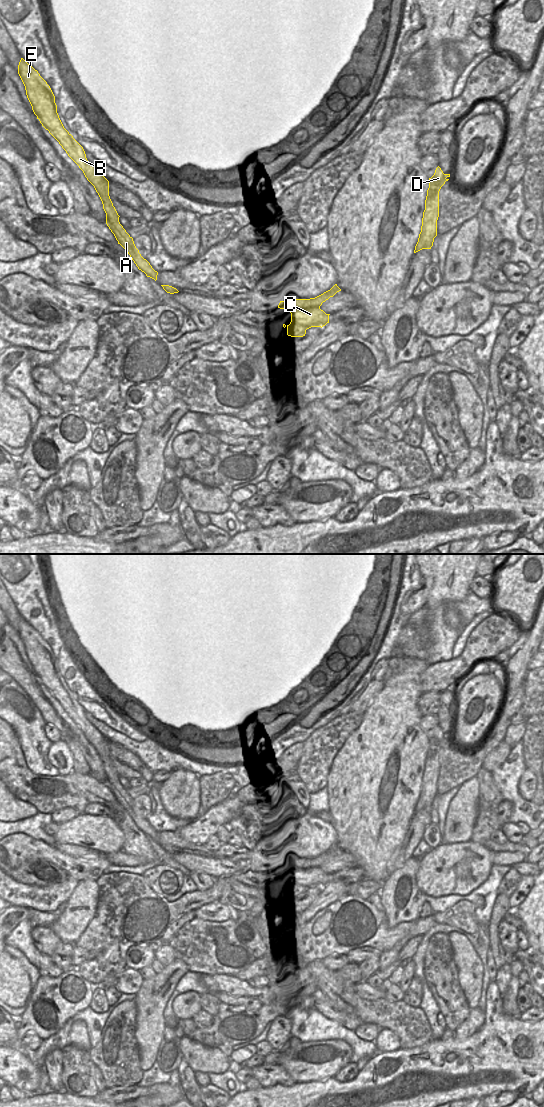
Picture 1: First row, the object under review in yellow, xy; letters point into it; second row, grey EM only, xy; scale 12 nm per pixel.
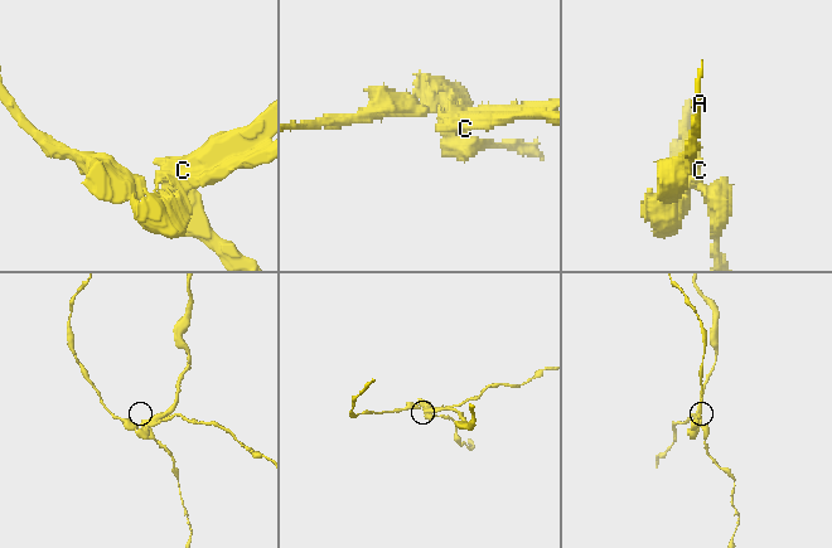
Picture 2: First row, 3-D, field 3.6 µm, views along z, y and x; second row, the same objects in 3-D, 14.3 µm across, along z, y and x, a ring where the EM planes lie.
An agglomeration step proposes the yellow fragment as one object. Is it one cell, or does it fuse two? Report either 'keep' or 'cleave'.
cleave

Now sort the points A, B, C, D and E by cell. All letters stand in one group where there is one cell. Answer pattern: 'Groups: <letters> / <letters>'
Groups: A B E / C D

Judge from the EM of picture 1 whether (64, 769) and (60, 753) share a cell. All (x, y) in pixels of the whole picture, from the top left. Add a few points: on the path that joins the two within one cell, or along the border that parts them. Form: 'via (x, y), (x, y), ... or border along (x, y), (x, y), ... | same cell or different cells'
via (64, 765), (60, 757) | same cell

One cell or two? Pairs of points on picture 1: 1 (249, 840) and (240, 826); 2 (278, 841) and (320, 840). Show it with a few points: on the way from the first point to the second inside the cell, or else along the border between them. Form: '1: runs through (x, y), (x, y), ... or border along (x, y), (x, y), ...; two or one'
1: runs through (249, 837), (243, 829); one
2: runs through (288, 835), (295, 832), (300, 837), (310, 837); one

